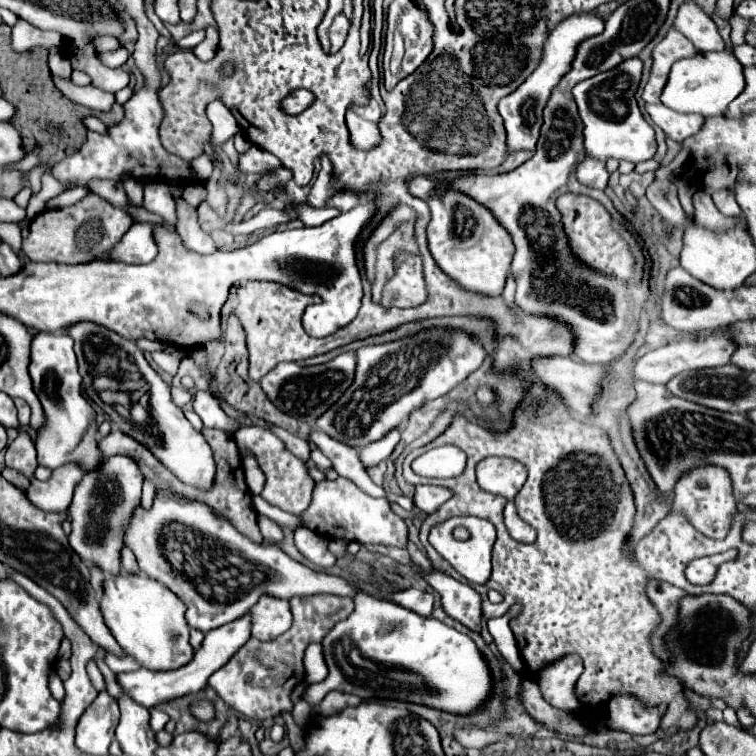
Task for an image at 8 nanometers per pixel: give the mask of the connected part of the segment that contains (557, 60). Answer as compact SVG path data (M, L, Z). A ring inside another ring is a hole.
M587 13L587 15L571 15L551 31L551 35L547 37L547 43L543 45L543 57L541 57L537 69L525 79L525 83L521 83L521 87L517 91L503 97L499 103L499 113L501 113L501 117L505 121L505 129L507 129L509 153L519 151L519 149L535 151L535 143L539 139L539 129L543 125L543 109L547 105L547 99L551 97L551 91L557 87L557 83L563 79L563 75L567 75L567 71L575 59L579 43L587 37L595 37L595 35L603 33L603 27L605 27L603 19L599 19L595 13Z

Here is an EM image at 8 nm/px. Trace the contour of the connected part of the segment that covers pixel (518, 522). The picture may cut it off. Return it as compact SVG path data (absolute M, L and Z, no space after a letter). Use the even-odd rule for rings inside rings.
M509 501L509 503L505 505L505 525L507 525L507 531L509 531L517 541L521 541L521 543L531 543L531 541L535 539L535 529L533 529L531 525L527 525L527 523L519 517L519 513L517 513L513 501Z

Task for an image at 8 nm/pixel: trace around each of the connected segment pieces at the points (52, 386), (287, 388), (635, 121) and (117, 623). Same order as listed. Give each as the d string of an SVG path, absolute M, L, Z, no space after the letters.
M39 333L31 343L31 365L29 373L33 379L33 391L37 393L45 423L37 431L35 447L37 461L43 467L55 469L65 463L77 463L83 471L97 471L99 463L103 463L103 453L97 445L97 423L95 409L81 395L81 377L77 373L77 361L73 353L73 339L69 335L51 335Z
M343 353L335 357L329 363L315 365L315 367L299 367L297 363L279 363L273 371L269 371L259 383L271 403L285 411L287 415L305 421L305 423L315 423L319 415L325 413L331 403L339 399L339 395L353 383L353 373L355 373L355 353Z
M631 57L619 63L615 69L599 73L573 87L573 99L585 123L585 149L589 157L601 161L615 157L633 163L653 159L657 151L655 131L643 119L643 113L635 99L637 87L641 83L641 71L643 71L643 61L639 57Z
M119 573L103 581L103 595L99 601L103 621L109 627L121 649L131 655L141 667L153 671L169 671L191 661L193 649L189 645L189 625L185 621L183 603L163 587L157 579L139 573Z

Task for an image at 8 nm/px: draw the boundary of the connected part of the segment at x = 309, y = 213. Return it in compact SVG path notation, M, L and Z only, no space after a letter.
M289 201L289 205L295 207L297 211L297 217L307 225L307 227L315 227L315 225L323 225L325 221L337 217L341 211L339 209L331 209L331 207L323 207L323 209L313 209L313 207L307 207L303 203L295 203L295 201Z

